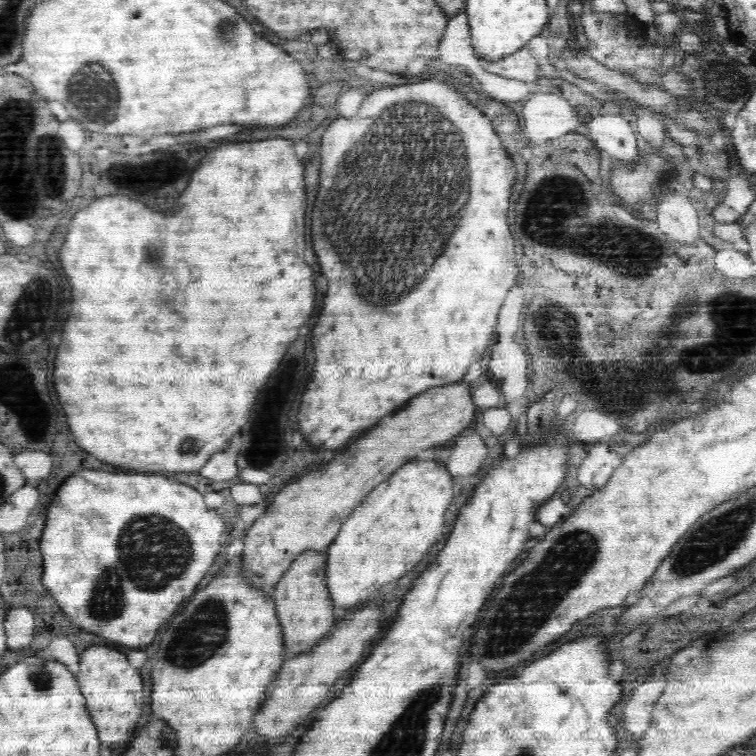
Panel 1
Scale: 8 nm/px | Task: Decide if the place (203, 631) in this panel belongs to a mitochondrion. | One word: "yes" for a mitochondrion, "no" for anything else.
yes

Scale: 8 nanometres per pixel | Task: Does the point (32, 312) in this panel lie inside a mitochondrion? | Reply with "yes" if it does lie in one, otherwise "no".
yes

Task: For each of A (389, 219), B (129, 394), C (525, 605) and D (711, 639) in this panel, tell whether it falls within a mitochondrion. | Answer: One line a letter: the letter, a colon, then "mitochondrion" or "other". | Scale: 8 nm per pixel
A: mitochondrion
B: other
C: mitochondrion
D: other

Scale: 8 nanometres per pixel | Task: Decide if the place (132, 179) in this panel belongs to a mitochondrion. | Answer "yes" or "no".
no

